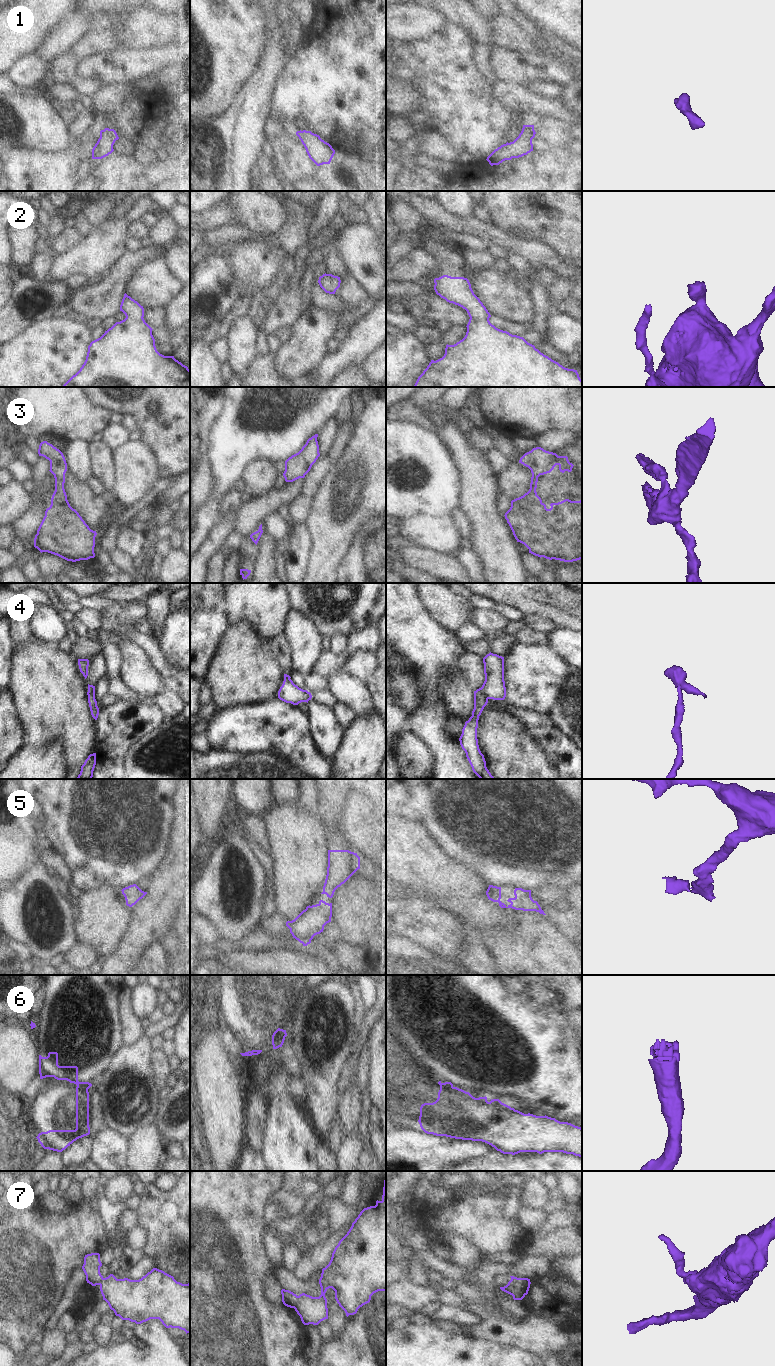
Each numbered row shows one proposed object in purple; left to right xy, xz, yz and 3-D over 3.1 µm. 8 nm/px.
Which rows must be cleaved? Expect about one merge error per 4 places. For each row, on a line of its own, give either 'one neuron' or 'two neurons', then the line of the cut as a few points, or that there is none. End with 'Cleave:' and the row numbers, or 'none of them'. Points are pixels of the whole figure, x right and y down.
1: one neuron | no cut
2: one neuron | no cut
3: one neuron | no cut
4: one neuron | no cut
5: one neuron | no cut
6: two neurons | xy (77, 1084), (88, 1088)
7: two neurons | xz (298, 1296), (298, 1301), (294, 1308)
Cleave: 6, 7

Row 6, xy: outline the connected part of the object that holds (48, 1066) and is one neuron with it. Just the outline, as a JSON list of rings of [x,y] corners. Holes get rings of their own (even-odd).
[[[49,1052],[47,1057],[39,1055],[39,1074],[40,1079],[54,1077],[57,1080],[67,1080],[70,1083],[85,1088],[90,1088],[92,1086],[89,1082],[78,1081],[77,1066],[59,1066],[57,1052]]]

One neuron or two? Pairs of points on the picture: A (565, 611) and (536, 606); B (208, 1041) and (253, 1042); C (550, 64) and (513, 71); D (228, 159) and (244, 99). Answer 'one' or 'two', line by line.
A: one
B: two
C: one
D: one

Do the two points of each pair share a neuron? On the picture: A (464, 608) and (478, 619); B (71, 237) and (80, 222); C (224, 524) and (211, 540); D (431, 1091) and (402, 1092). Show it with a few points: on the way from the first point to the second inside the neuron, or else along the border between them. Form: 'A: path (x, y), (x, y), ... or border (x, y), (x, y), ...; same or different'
A: border (474, 606), (471, 610), (469, 621); different
B: border (73, 228), (82, 237); different
C: path (222, 528), (215, 536); same
D: path (424, 1092), (409, 1092); same

